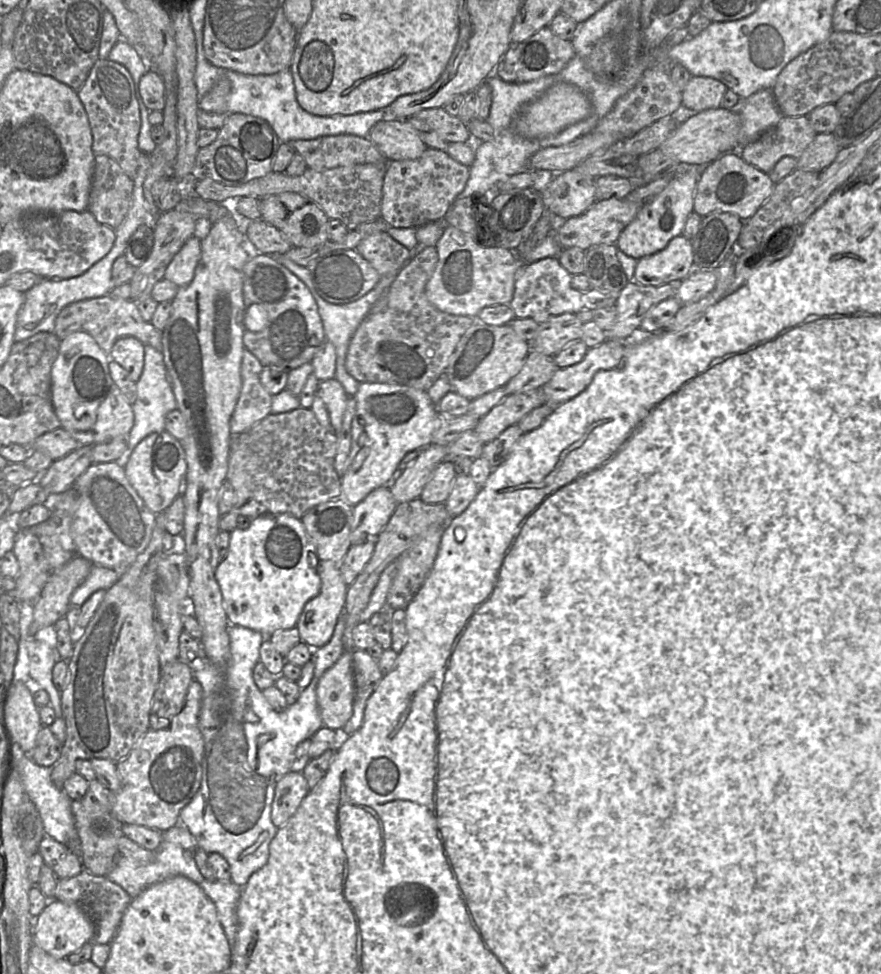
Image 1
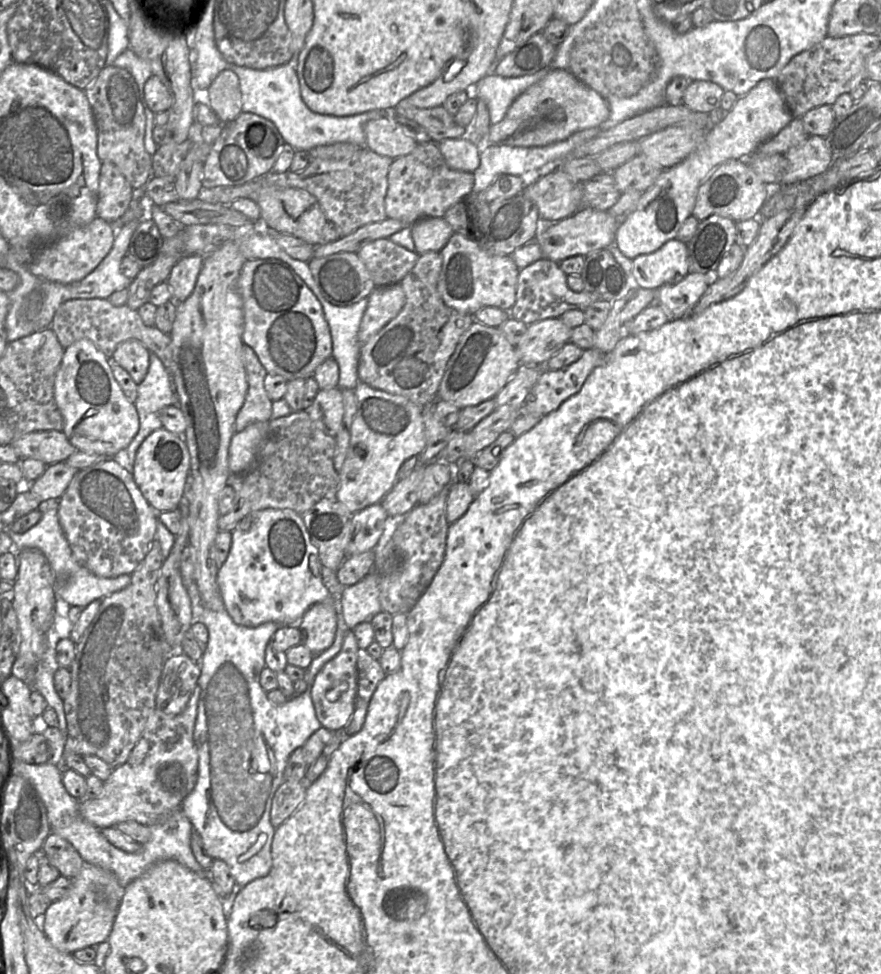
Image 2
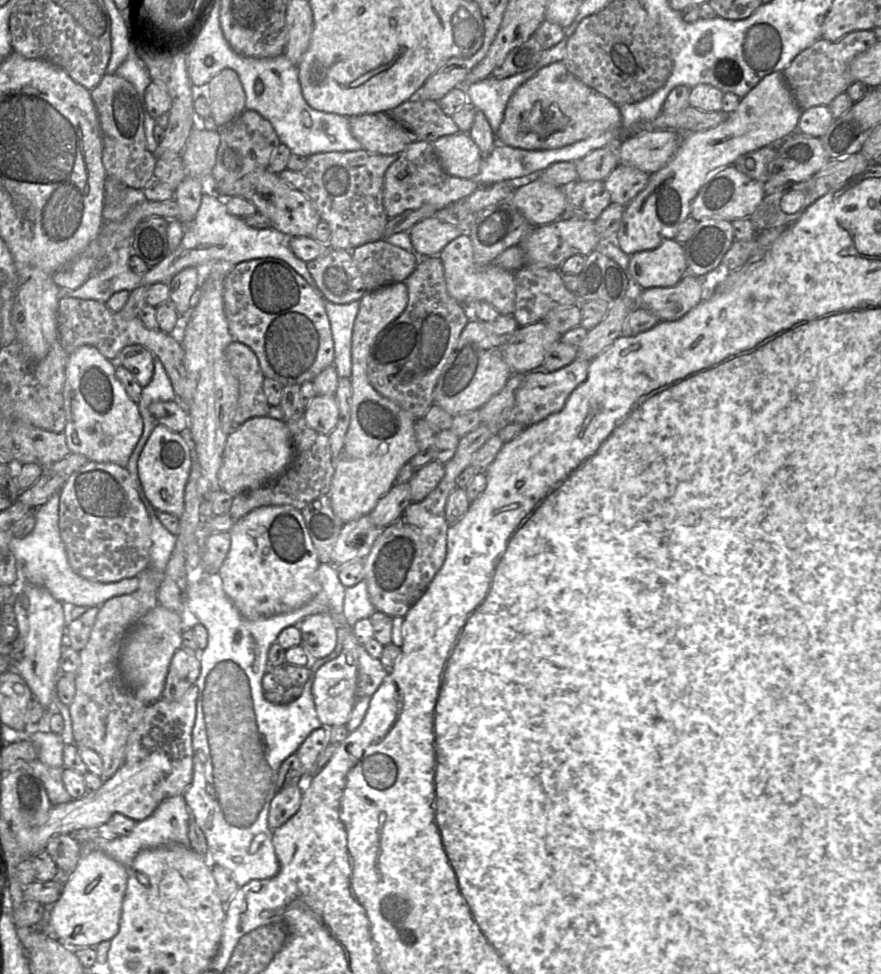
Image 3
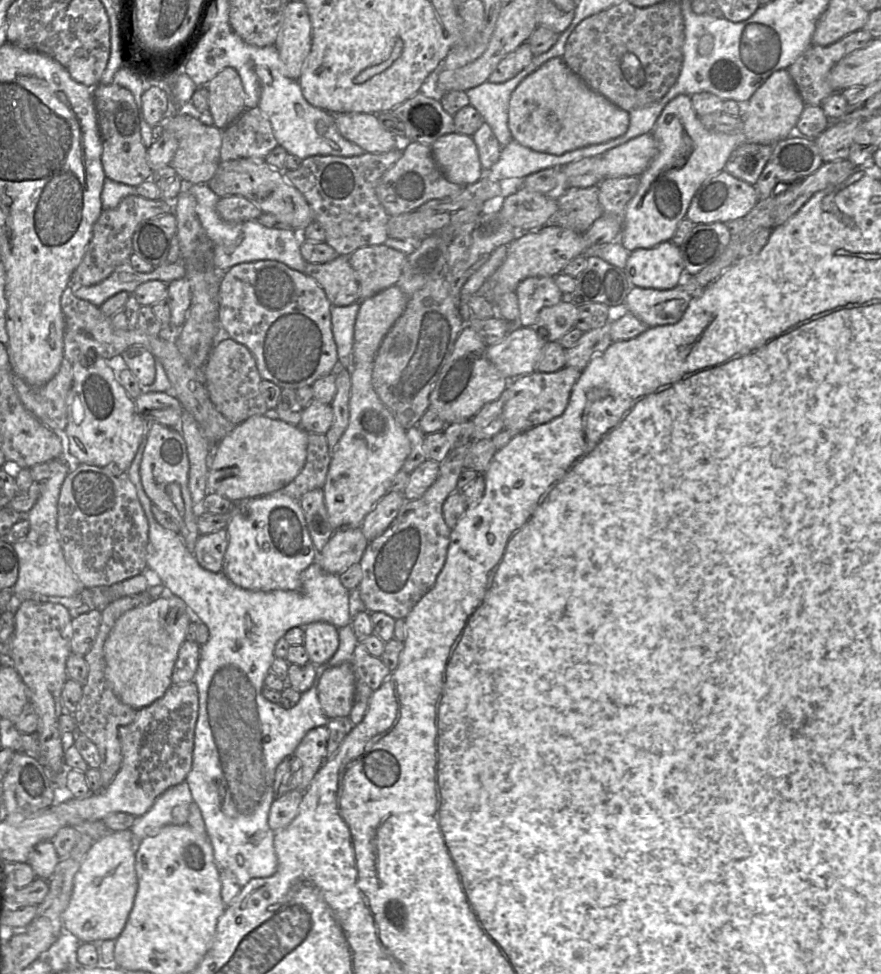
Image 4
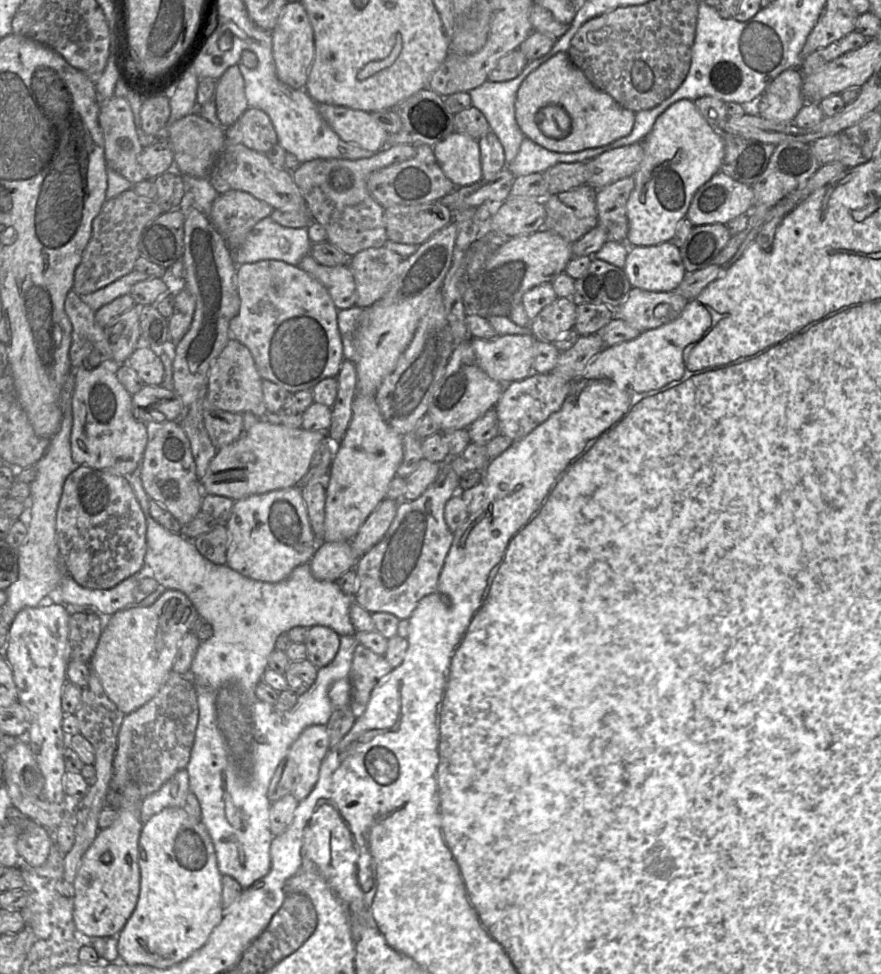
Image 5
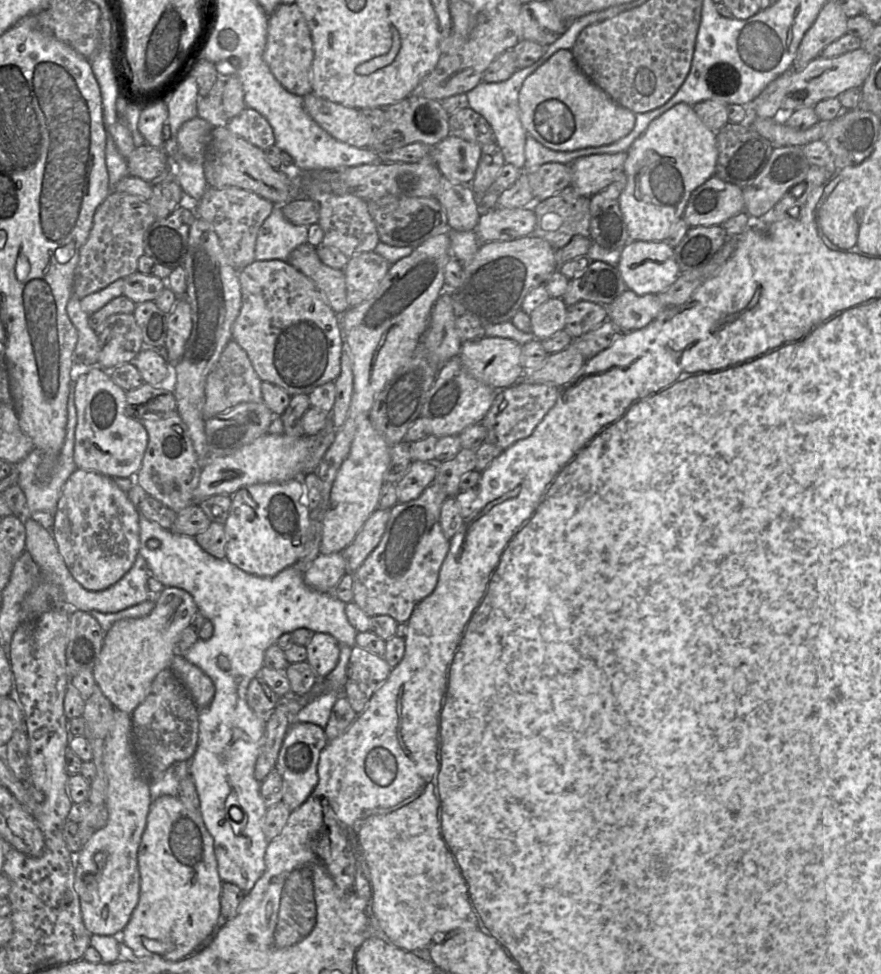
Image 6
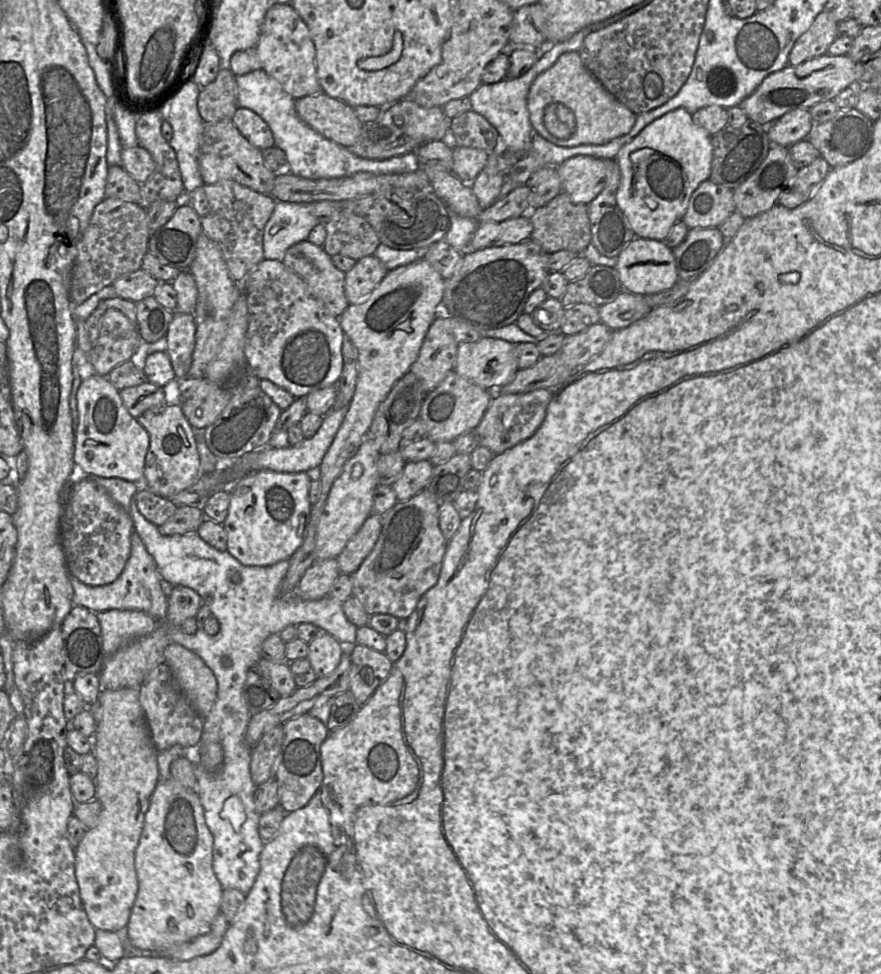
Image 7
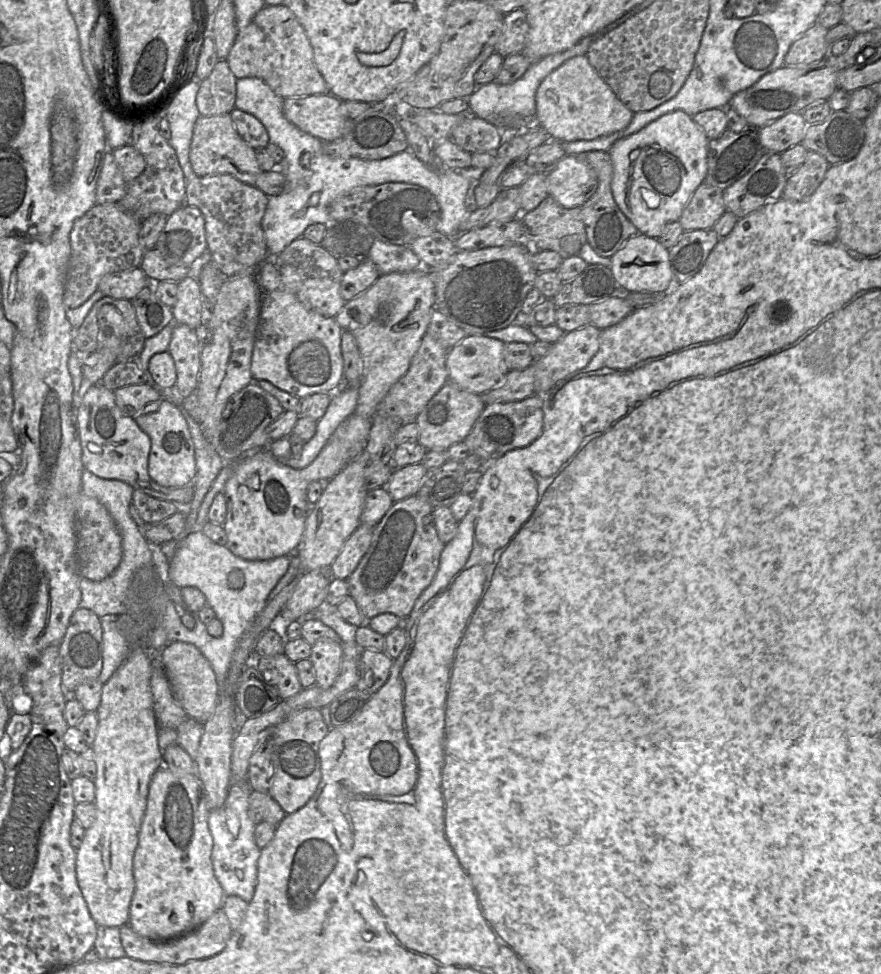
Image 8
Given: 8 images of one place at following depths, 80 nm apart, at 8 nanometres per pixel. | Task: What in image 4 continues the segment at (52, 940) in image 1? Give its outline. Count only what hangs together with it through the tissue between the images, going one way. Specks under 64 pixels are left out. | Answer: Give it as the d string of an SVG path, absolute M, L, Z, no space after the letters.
M131 829L110 832L93 843L74 877L68 907L62 914L62 930L88 943L116 940L122 933L138 890L135 869L138 840Z

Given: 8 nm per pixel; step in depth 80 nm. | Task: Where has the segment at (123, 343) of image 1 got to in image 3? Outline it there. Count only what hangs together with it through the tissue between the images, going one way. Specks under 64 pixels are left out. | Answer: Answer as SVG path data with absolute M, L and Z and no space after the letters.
M139 344L128 345L115 359L131 372L141 387L149 384L154 373L154 355L150 350Z

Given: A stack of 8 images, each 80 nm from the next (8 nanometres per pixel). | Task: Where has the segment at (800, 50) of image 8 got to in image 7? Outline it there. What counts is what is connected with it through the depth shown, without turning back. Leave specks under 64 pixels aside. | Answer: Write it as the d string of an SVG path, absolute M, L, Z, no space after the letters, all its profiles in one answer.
M826 11L817 15L809 29L795 42L789 57L789 65L800 65L827 53L839 36L838 22Z

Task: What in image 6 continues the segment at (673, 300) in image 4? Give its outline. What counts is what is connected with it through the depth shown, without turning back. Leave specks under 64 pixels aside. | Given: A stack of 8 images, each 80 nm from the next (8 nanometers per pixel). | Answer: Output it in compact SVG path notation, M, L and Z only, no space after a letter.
M631 290L624 291L606 306L608 319L623 333L642 329L655 320L666 306L658 295L637 295Z

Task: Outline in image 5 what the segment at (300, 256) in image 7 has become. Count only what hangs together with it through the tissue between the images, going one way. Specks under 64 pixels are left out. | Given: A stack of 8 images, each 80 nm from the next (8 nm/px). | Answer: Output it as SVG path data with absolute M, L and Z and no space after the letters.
M307 254L298 266L327 289L338 310L344 310L356 304L356 284L348 265L324 266Z

